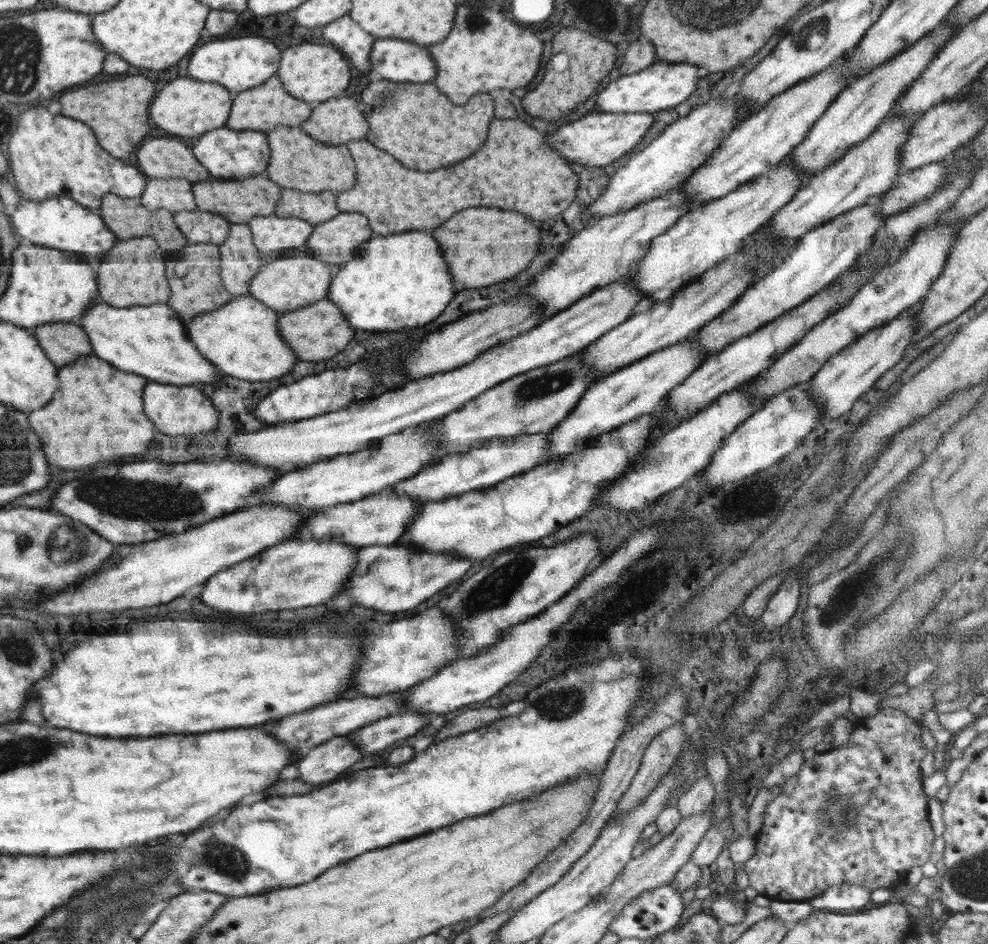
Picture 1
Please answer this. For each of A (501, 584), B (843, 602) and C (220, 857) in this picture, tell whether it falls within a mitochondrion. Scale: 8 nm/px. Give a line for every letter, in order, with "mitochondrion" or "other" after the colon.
A: mitochondrion
B: mitochondrion
C: mitochondrion

